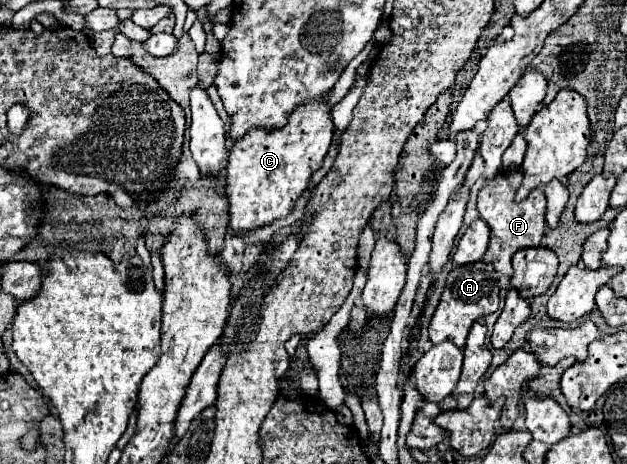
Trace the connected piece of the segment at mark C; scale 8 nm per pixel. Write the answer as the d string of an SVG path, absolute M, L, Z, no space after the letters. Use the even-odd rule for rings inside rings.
M328 95L318 97L318 101L310 99L300 103L294 113L288 117L288 123L280 129L260 129L254 127L246 133L246 137L240 137L228 157L228 167L226 167L226 195L230 197L230 229L238 233L240 237L246 237L250 231L260 229L262 225L286 217L296 199L302 195L306 189L310 175L322 167L322 161L330 149L332 143L332 117L330 117L332 107L328 105Z

